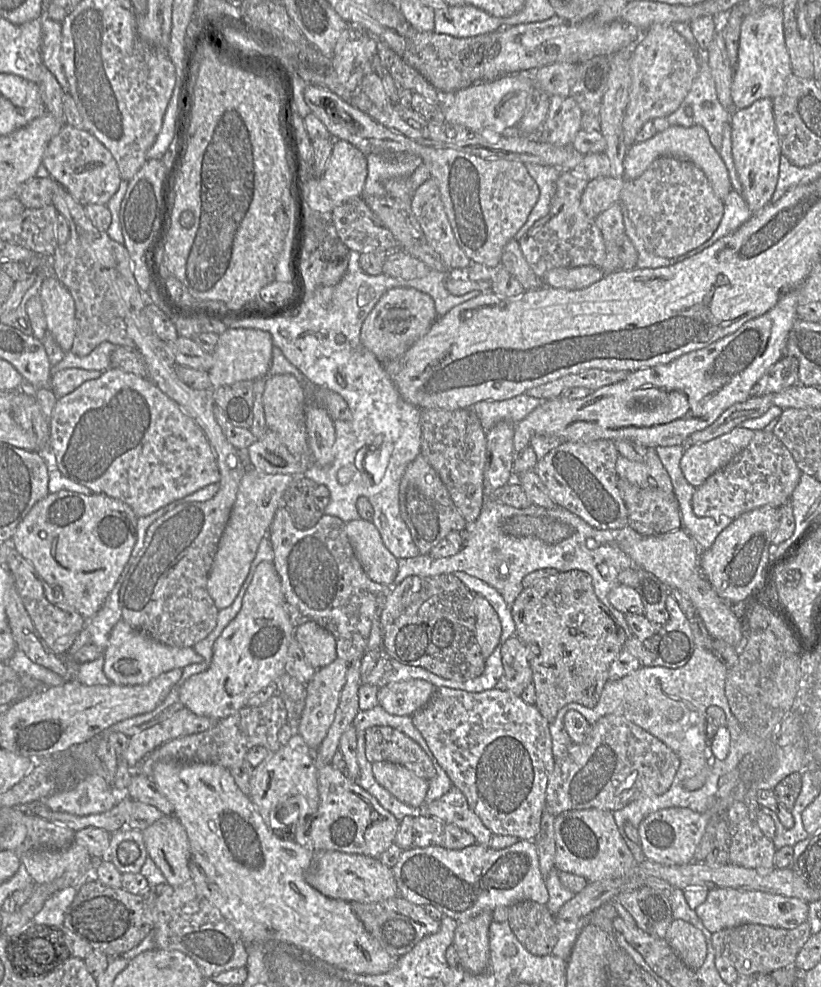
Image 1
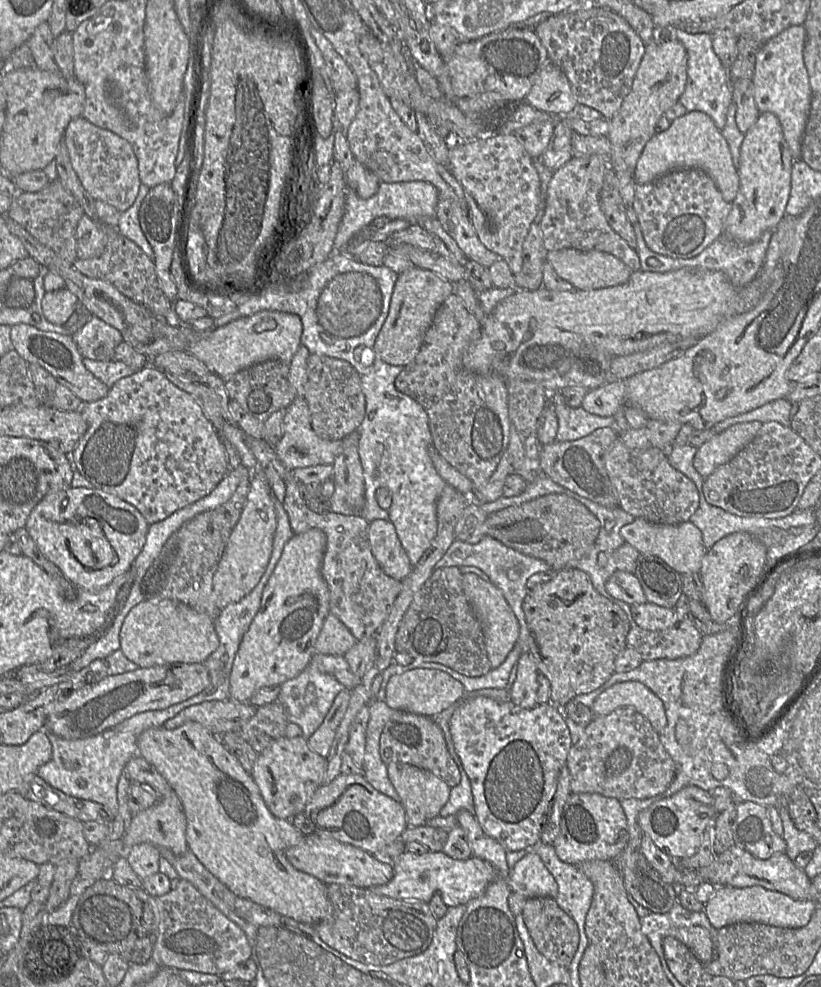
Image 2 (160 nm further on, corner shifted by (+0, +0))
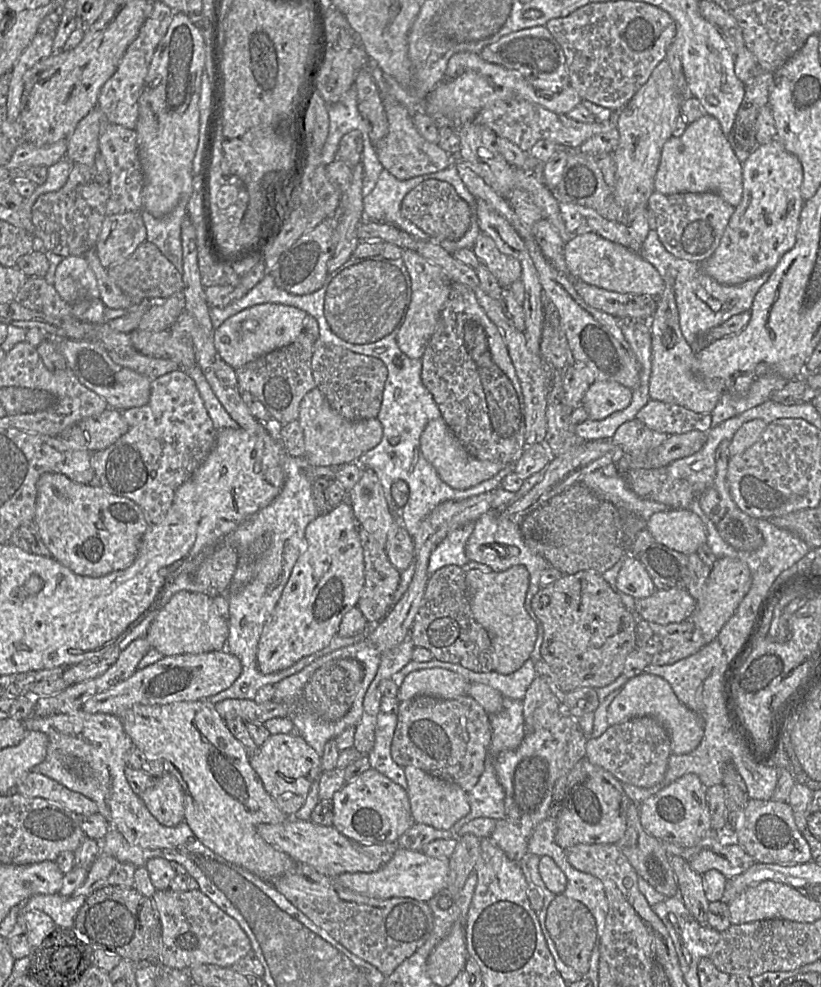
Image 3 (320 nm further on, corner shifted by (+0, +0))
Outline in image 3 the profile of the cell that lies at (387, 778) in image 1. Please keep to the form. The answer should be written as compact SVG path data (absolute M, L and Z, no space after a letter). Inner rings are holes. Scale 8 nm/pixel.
M414 767L403 768L407 780L407 794L410 801L411 814L415 823L426 824L438 830L450 830L460 819L470 812L470 805L465 792L457 784L432 776Z

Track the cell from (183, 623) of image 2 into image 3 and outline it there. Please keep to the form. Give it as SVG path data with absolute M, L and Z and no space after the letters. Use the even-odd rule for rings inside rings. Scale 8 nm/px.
M181 590L174 593L149 625L145 638L163 657L225 651L229 628L217 611L213 596Z

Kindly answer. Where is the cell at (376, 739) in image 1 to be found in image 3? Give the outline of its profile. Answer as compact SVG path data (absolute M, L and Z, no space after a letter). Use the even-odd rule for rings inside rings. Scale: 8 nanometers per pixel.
M420 695L399 703L391 756L402 768L417 767L457 784L468 793L478 783L487 760L491 760L491 741L489 714L471 696L441 699Z

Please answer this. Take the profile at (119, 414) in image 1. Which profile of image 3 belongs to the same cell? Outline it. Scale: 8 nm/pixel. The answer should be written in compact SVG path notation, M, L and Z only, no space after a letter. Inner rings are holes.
M180 369L152 381L147 404L123 410L121 413L128 424L127 432L106 449L92 452L90 463L98 486L109 493L132 500L143 510L147 522L155 524L170 508L177 488L193 474L212 450L217 430L195 381L186 371Z

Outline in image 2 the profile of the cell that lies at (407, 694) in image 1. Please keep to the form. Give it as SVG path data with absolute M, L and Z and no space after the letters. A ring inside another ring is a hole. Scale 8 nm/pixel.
M414 669L392 676L385 688L384 702L393 710L433 717L464 698L464 686L451 675L436 669Z

